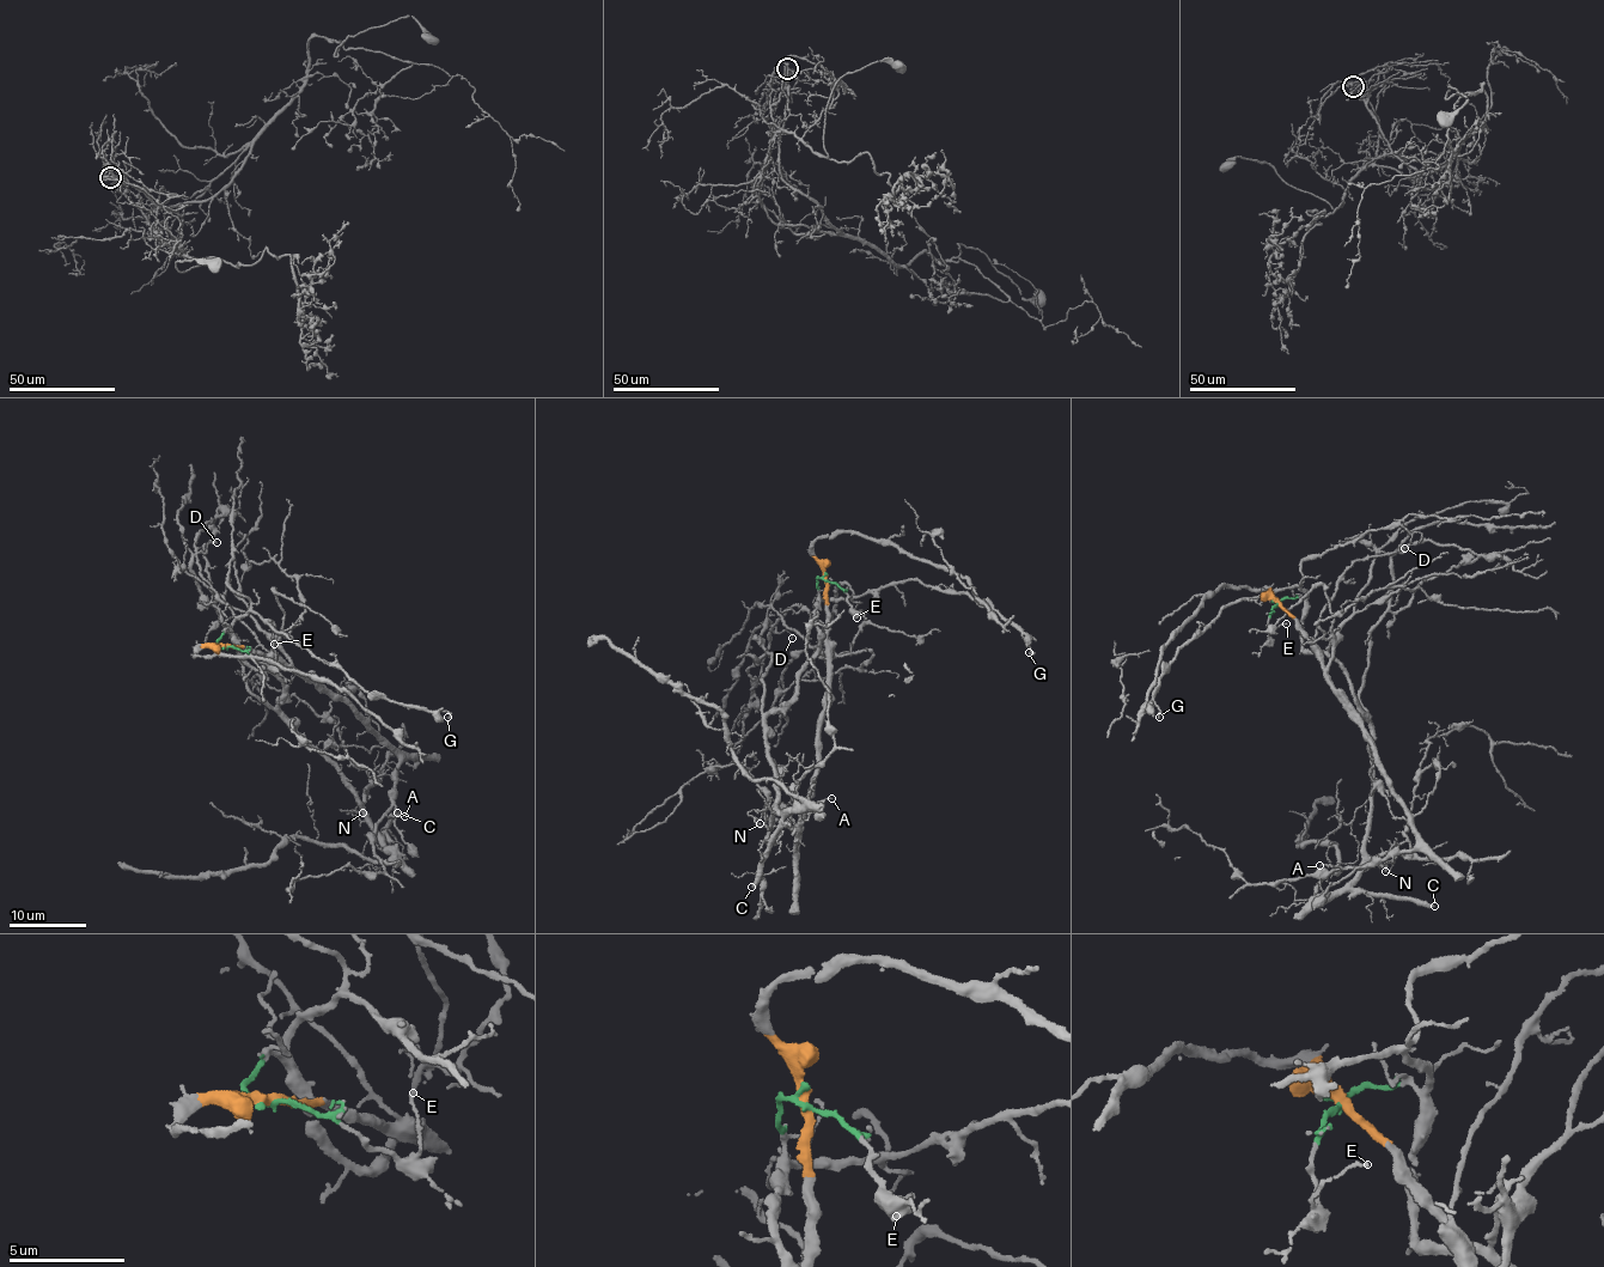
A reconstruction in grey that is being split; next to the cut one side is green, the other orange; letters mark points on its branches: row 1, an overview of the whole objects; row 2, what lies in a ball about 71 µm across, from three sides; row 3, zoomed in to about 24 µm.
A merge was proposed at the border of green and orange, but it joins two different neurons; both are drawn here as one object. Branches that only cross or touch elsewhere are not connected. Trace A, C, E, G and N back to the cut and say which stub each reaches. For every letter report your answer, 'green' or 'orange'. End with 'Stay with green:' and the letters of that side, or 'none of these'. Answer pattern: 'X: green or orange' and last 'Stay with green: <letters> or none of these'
A: orange
C: green
E: green
G: green
N: green
Stay with green: C, E, G, N

